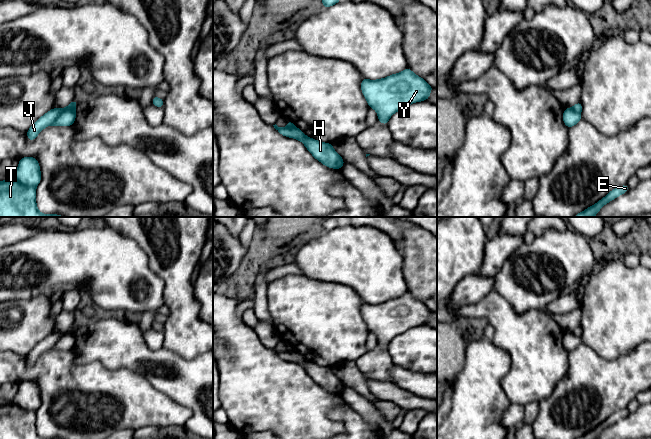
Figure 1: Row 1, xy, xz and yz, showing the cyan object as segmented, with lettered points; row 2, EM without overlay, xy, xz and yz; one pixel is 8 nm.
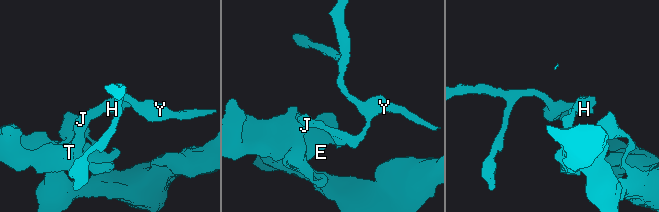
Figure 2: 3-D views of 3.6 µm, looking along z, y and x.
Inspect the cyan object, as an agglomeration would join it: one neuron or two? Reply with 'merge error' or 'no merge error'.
merge error

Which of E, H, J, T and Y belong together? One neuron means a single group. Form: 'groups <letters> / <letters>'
groups E H T / J Y

